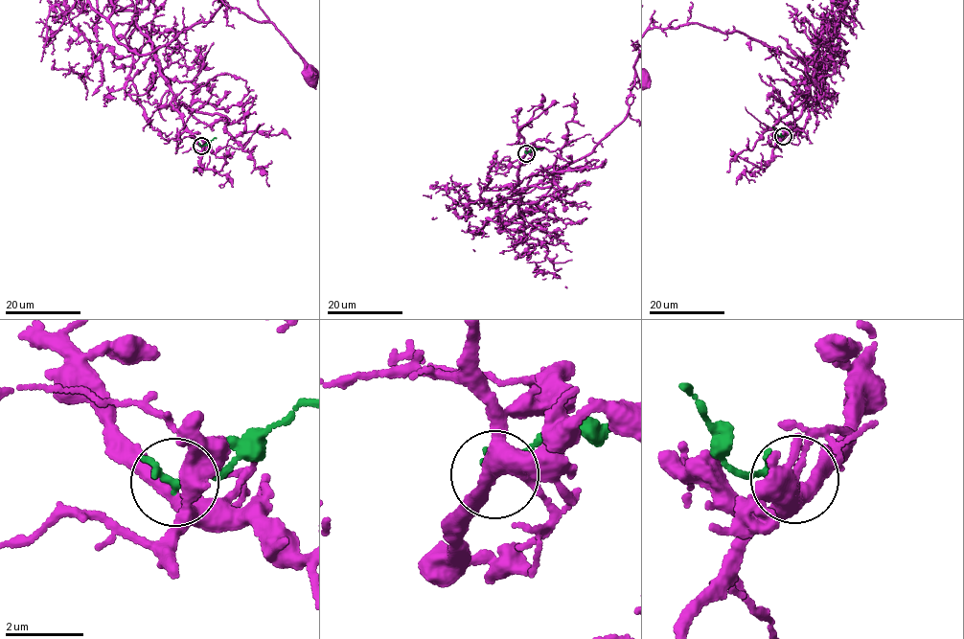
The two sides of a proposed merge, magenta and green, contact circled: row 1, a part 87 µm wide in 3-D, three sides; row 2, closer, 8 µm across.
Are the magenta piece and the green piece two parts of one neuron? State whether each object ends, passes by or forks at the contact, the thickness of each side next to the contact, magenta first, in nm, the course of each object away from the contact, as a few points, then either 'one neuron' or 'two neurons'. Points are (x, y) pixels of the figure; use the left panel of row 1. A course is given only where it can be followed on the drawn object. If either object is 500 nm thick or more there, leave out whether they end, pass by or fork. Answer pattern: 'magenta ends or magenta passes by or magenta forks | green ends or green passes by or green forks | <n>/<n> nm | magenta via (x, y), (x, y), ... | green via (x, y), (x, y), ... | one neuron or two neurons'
magenta passes by | green passes by | 320/160 nm | magenta via (202, 145), (153, 45), (132, 53), (118, 23), (150, 52), (208, 21) | green via (202, 145), (216, 138) | one neuron

